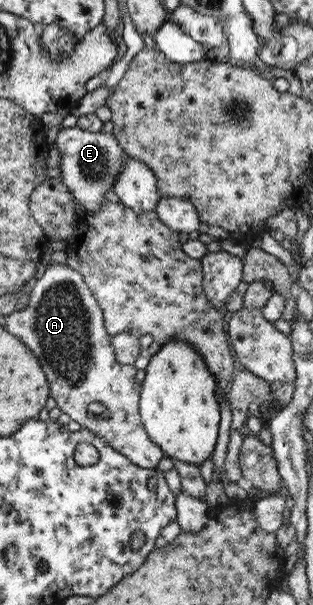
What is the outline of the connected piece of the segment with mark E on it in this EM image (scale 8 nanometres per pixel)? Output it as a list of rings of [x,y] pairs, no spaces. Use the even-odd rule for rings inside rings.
[[[76,126],[63,129],[60,127],[54,143],[61,155],[60,165],[57,167],[60,168],[59,178],[73,195],[74,201],[82,205],[81,214],[87,216],[88,213],[94,213],[108,197],[115,199],[111,194],[111,187],[121,170],[125,153],[112,134],[101,130],[91,133]]]

